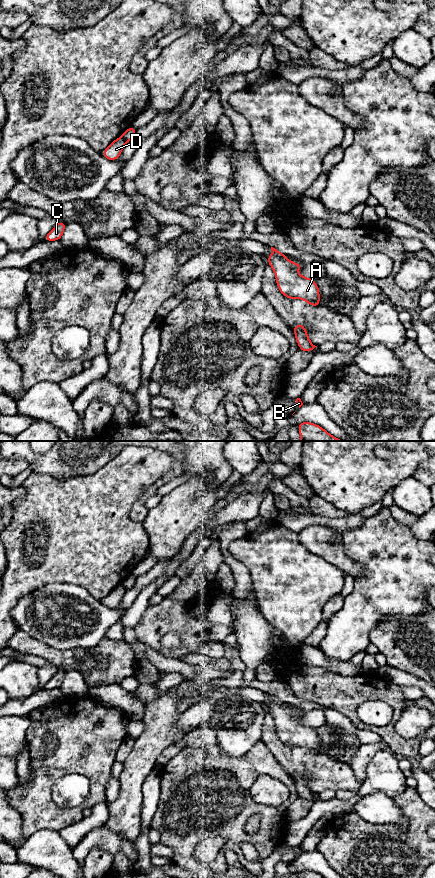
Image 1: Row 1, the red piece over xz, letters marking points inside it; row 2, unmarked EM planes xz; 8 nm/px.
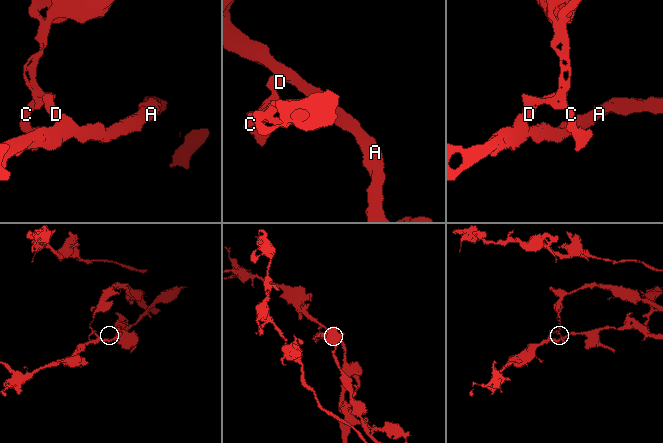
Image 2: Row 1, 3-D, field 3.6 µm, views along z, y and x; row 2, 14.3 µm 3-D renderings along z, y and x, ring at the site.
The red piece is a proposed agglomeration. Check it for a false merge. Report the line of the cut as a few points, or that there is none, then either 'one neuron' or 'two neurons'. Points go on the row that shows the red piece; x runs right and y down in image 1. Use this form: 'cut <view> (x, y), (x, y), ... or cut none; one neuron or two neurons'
cut xz (121, 136), (126, 142); two neurons

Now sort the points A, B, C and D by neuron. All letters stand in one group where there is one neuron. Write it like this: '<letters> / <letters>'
A B / C D

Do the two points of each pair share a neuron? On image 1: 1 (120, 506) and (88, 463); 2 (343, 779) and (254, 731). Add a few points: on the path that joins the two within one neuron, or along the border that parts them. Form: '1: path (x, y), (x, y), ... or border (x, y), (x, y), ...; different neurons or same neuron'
1: border (114, 457), (91, 474), (72, 477); different neurons
2: border (265, 711), (265, 721), (260, 740); different neurons

